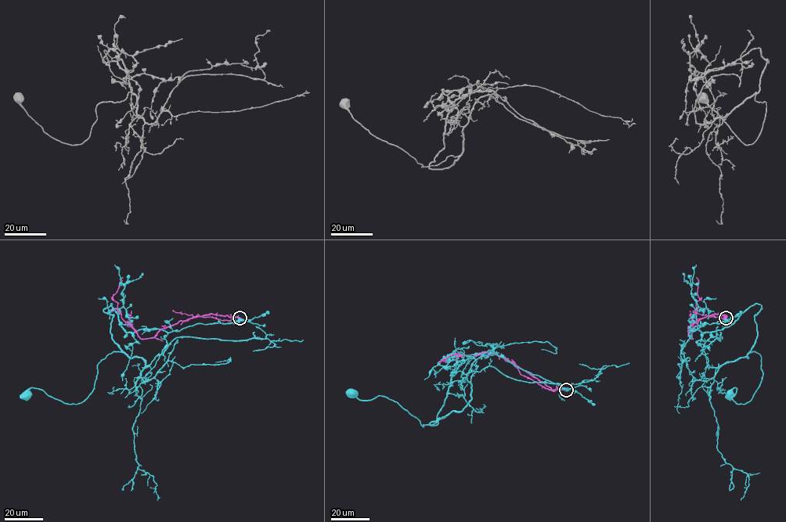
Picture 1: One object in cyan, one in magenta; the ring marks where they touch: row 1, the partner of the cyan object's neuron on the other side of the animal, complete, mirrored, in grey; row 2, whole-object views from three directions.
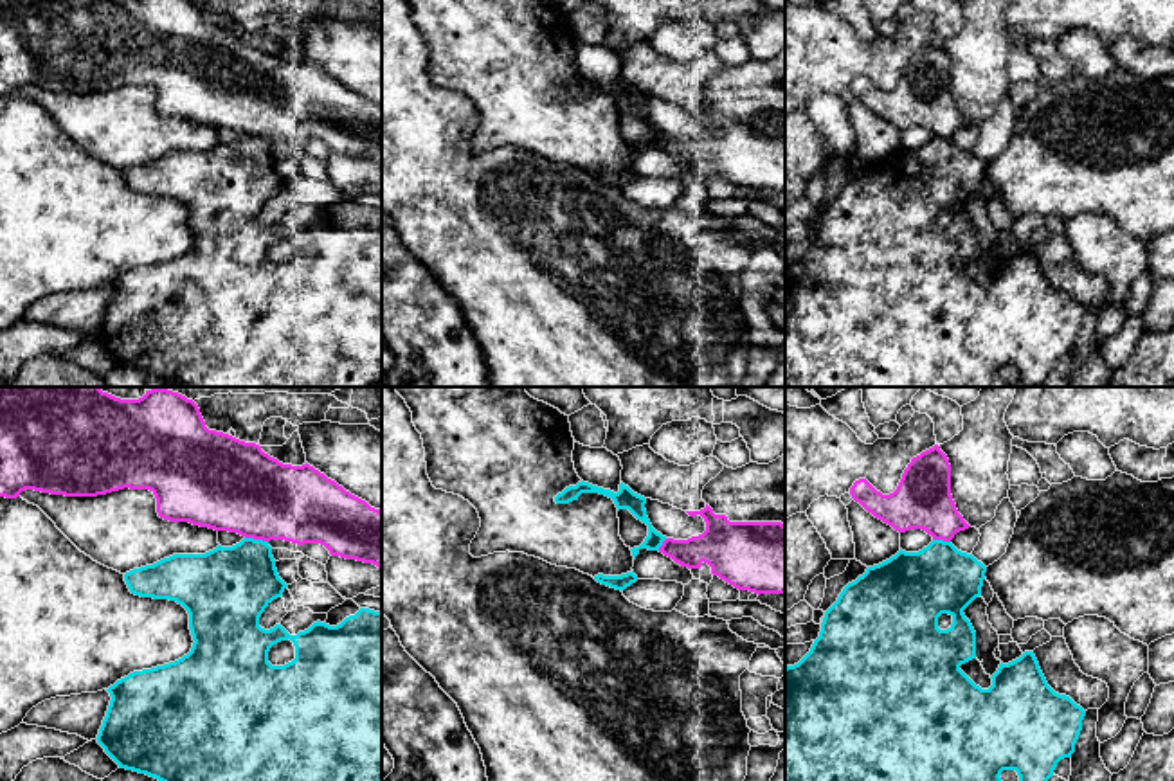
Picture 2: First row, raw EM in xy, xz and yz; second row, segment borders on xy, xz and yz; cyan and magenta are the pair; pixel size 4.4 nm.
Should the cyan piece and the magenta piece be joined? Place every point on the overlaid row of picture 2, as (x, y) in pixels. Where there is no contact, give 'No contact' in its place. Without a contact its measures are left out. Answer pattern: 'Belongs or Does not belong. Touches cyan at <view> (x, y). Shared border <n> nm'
Does not belong. Touches cyan at xy (256, 540). Shared border 110 nm

